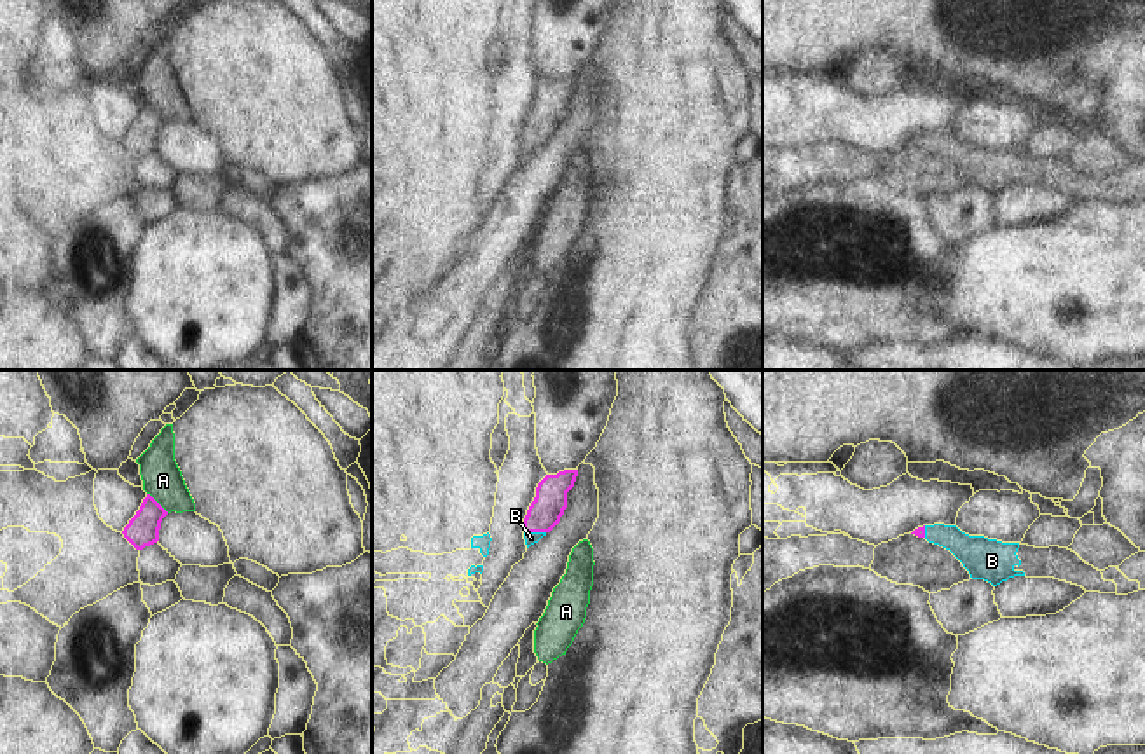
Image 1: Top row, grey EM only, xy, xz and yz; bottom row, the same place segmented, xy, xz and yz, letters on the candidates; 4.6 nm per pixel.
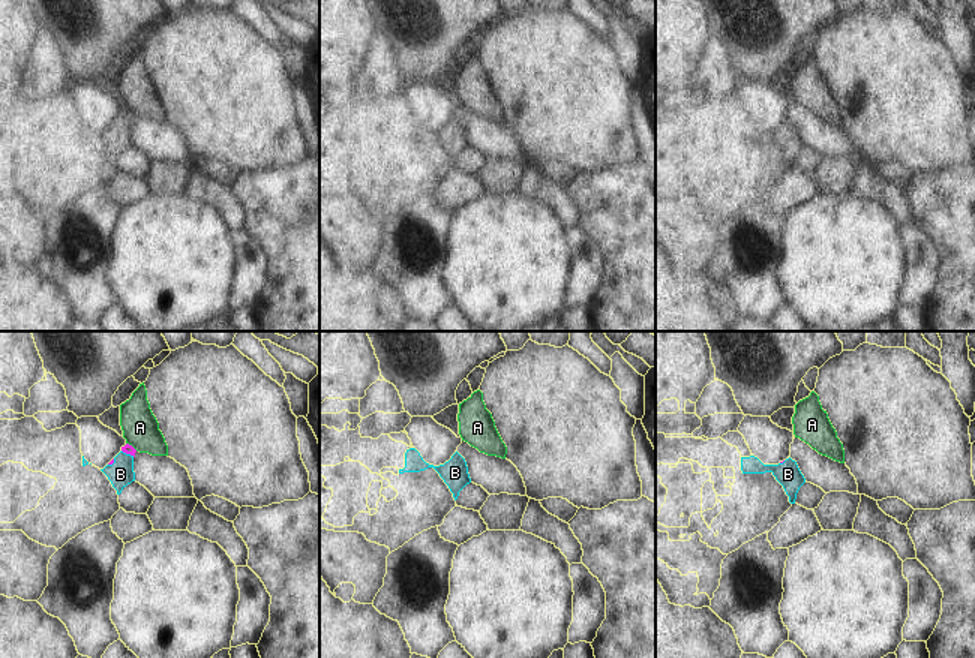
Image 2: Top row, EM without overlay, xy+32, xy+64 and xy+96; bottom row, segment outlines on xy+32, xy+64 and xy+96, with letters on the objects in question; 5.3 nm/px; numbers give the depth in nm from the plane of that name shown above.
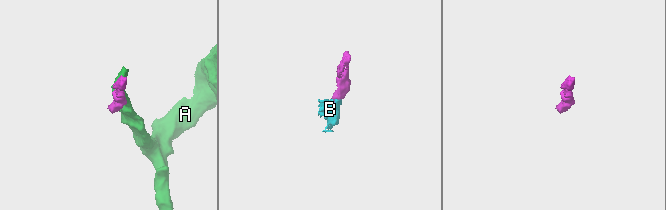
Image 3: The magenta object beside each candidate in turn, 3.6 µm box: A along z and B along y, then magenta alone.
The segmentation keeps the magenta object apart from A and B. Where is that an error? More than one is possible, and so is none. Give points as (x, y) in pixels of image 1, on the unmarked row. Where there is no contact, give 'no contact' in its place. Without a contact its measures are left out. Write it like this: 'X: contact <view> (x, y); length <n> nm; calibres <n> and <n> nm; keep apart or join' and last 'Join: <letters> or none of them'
A: contact xy (156, 110); length 140 nm; calibres 150 and 180 nm; keep apart
B: contact xz (534, 140); length 100 nm; calibres 150 and 60 nm; join
Join: B

